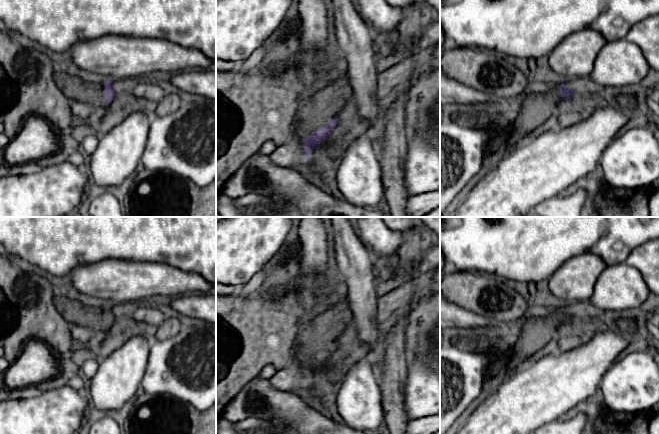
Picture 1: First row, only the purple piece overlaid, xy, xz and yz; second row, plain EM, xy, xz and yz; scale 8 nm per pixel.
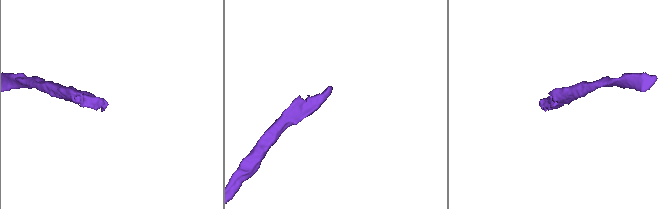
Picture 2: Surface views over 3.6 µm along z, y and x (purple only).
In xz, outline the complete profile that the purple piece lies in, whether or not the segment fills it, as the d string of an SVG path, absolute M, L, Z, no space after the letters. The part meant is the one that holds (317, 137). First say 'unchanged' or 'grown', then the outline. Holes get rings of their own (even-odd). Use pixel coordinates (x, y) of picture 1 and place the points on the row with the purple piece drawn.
grown; M344 69L336 73L332 78L327 80L322 86L302 104L293 124L293 131L297 127L304 133L302 142L304 151L311 155L316 145L324 143L327 135L330 134L337 125L337 115L341 108L351 99L353 88Z

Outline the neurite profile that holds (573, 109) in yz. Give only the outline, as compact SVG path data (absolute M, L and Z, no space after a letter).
M595 92L561 97L555 111L556 127L567 128L589 118L592 113L608 102Z

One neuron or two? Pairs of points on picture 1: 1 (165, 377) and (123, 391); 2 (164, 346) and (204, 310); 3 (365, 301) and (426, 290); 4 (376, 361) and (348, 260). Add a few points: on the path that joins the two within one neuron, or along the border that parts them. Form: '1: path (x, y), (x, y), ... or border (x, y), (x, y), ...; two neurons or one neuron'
1: border (147, 362), (140, 390); two neurons
2: border (183, 319), (205, 321); two neurons
3: border (380, 294), (376, 314), (376, 321), (378, 323); two neurons
4: path (370, 336), (364, 319), (363, 296), (360, 285); one neuron

